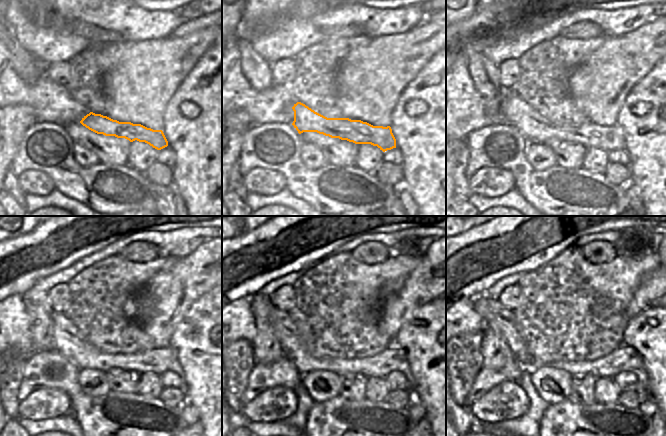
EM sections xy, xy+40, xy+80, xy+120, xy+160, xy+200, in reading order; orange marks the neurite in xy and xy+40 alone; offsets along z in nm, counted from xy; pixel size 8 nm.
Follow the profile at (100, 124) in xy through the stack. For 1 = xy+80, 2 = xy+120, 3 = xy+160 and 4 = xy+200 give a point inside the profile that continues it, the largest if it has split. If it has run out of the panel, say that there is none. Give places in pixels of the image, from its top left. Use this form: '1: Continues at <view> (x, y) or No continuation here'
1: Continues at xy+80 (536, 128)
2: Continues at xy+120 (70, 342)
3: Continues at xy+160 (394, 358)
4: Continues at xy+200 (625, 358).

